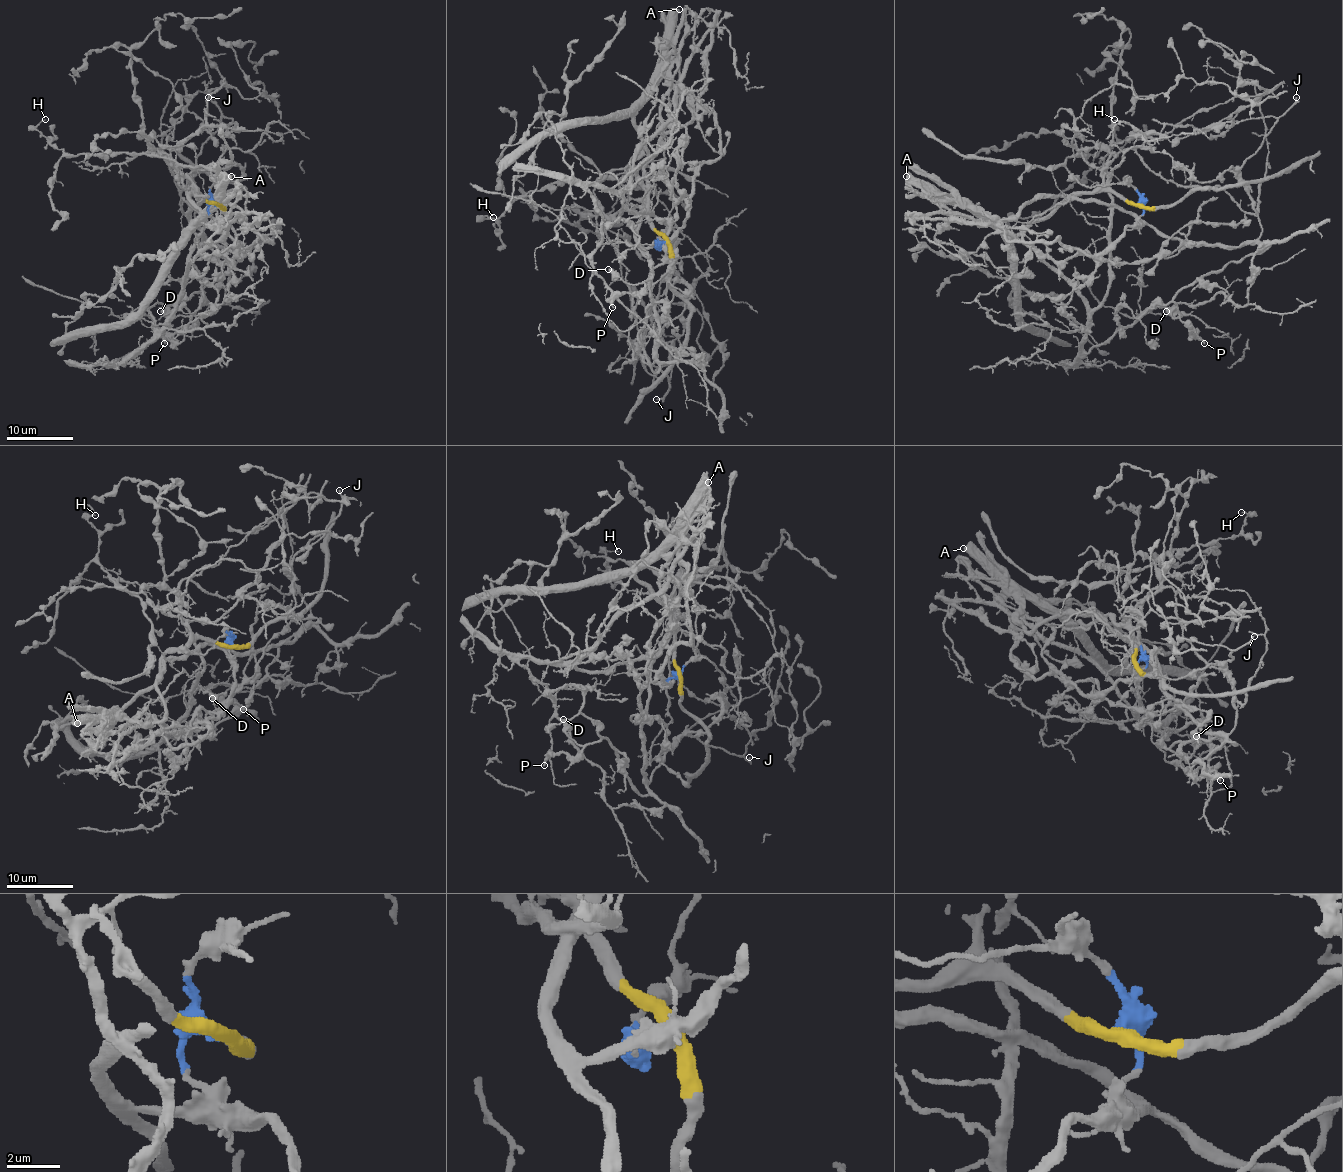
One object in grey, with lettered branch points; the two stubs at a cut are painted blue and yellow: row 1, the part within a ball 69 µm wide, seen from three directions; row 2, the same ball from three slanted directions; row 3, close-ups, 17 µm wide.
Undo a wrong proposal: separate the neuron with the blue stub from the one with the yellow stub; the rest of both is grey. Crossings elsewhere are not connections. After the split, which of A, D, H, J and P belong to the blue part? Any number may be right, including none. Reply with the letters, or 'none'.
D, J, P

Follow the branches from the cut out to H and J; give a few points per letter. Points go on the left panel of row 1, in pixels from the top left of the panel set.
H: (218, 204), (183, 189), (203, 229), (196, 171), (143, 153), (67, 155), (36, 128), (46, 120)
J: (218, 204), (208, 207), (209, 222), (196, 224), (206, 245), (190, 186), (219, 125), (221, 110), (208, 97)

